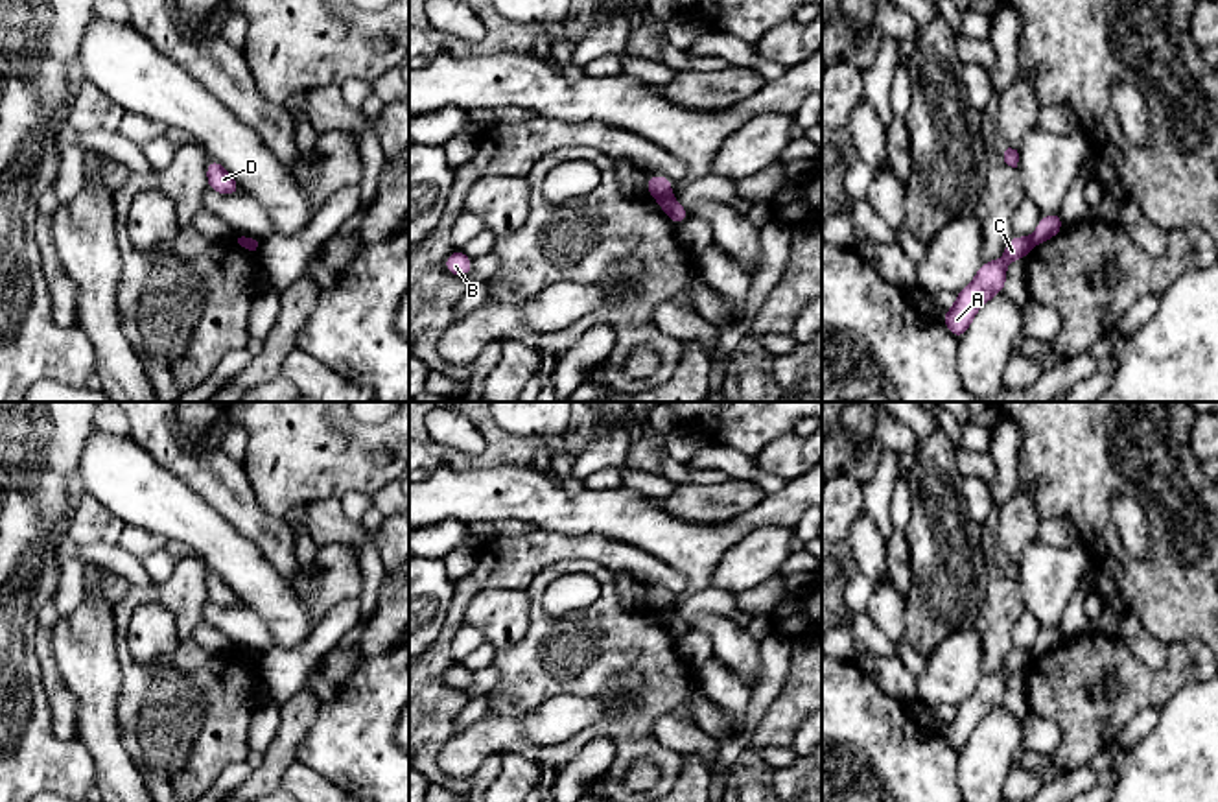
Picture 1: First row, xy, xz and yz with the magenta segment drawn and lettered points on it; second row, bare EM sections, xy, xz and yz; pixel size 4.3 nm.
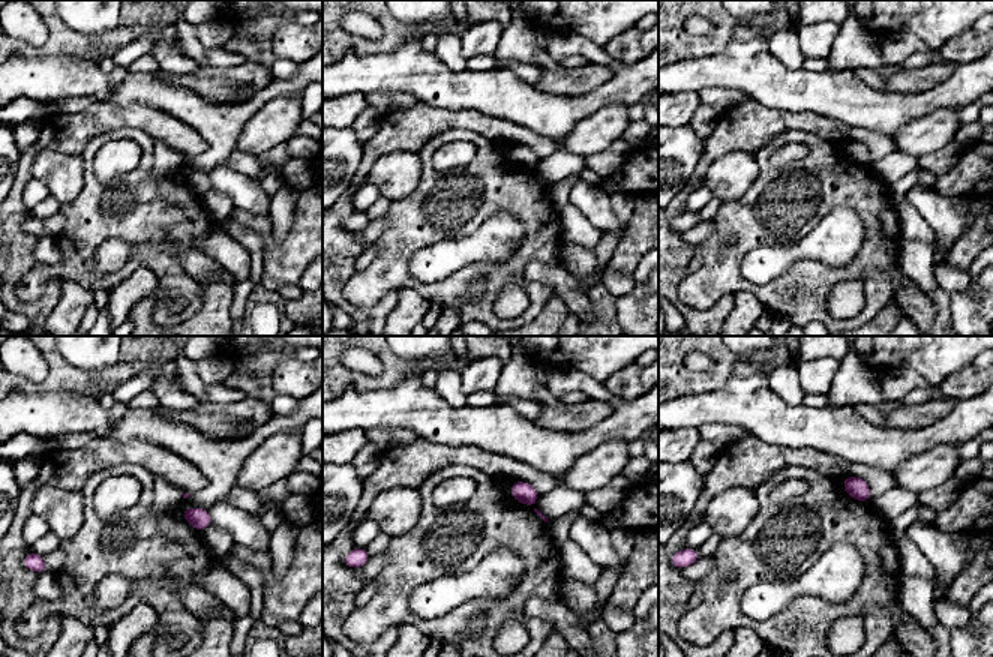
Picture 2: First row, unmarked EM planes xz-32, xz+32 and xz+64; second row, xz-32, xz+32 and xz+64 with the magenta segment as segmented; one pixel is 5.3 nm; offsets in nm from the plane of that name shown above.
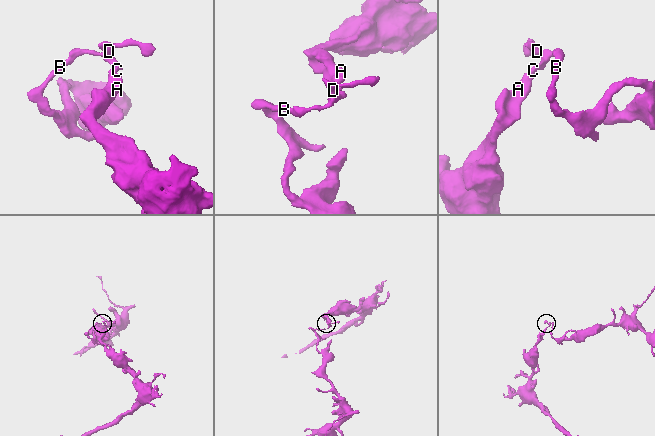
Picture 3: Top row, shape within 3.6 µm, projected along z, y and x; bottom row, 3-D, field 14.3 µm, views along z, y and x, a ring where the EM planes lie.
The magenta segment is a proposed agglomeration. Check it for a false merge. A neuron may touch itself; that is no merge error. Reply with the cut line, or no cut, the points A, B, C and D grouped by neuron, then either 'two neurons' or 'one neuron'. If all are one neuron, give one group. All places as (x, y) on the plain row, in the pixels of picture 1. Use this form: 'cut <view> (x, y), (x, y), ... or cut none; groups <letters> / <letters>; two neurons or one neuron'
cut xz (667, 609), (658, 613); groups A C / B D; two neurons

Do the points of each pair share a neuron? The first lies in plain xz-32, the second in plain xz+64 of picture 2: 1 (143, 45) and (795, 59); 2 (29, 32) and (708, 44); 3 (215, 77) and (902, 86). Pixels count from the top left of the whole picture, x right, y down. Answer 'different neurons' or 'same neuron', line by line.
1: different neurons
2: different neurons
3: same neuron

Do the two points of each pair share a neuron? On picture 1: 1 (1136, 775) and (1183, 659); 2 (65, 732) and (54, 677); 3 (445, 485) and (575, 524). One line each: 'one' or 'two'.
1: two
2: one
3: one

